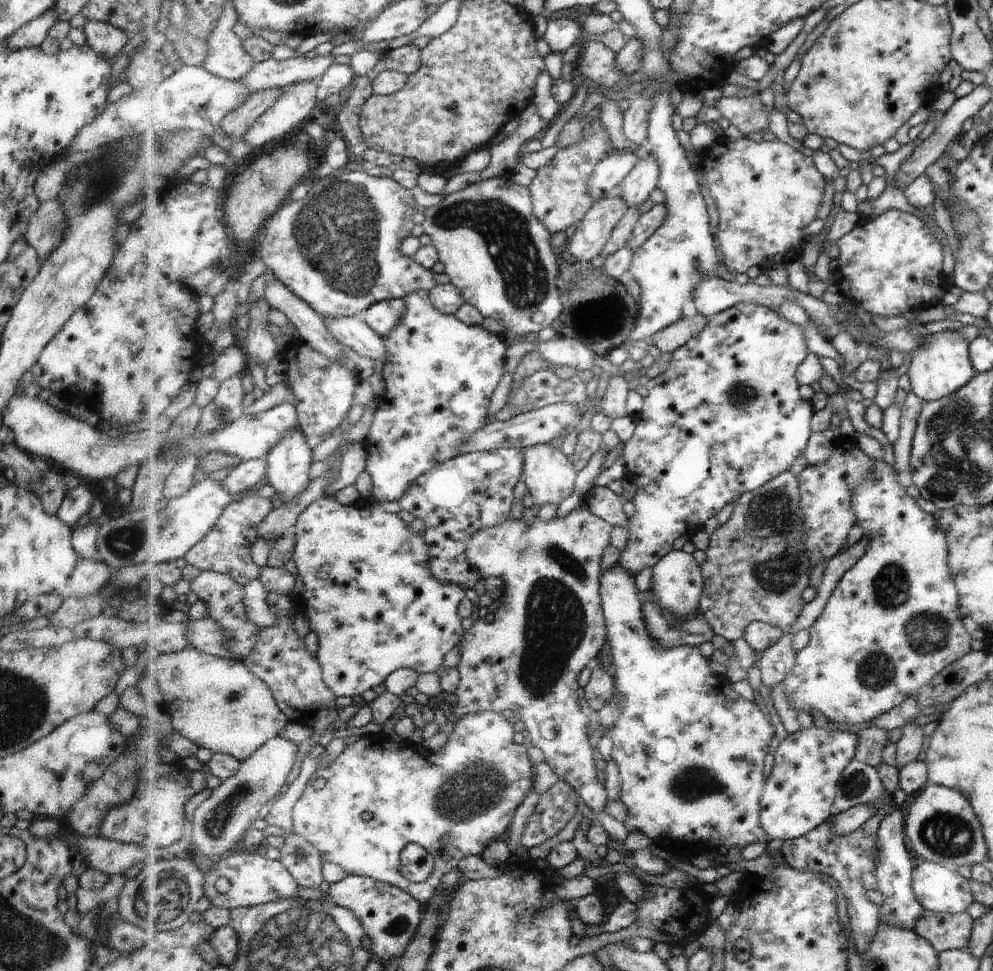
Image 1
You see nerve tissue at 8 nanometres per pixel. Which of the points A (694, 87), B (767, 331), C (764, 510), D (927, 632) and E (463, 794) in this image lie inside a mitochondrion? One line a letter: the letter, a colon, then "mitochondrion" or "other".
A: other
B: other
C: mitochondrion
D: mitochondrion
E: mitochondrion

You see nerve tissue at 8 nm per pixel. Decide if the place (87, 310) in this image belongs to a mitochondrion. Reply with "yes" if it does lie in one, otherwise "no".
no

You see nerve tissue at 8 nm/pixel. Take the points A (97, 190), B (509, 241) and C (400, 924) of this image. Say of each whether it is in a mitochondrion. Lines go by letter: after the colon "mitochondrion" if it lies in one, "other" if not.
A: mitochondrion
B: mitochondrion
C: mitochondrion

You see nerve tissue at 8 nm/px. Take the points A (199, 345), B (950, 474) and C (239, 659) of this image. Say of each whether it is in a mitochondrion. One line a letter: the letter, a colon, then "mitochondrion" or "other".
A: other
B: mitochondrion
C: other

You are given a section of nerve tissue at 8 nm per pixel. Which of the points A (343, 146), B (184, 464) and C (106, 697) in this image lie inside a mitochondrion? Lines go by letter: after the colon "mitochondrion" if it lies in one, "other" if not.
A: other
B: other
C: other

